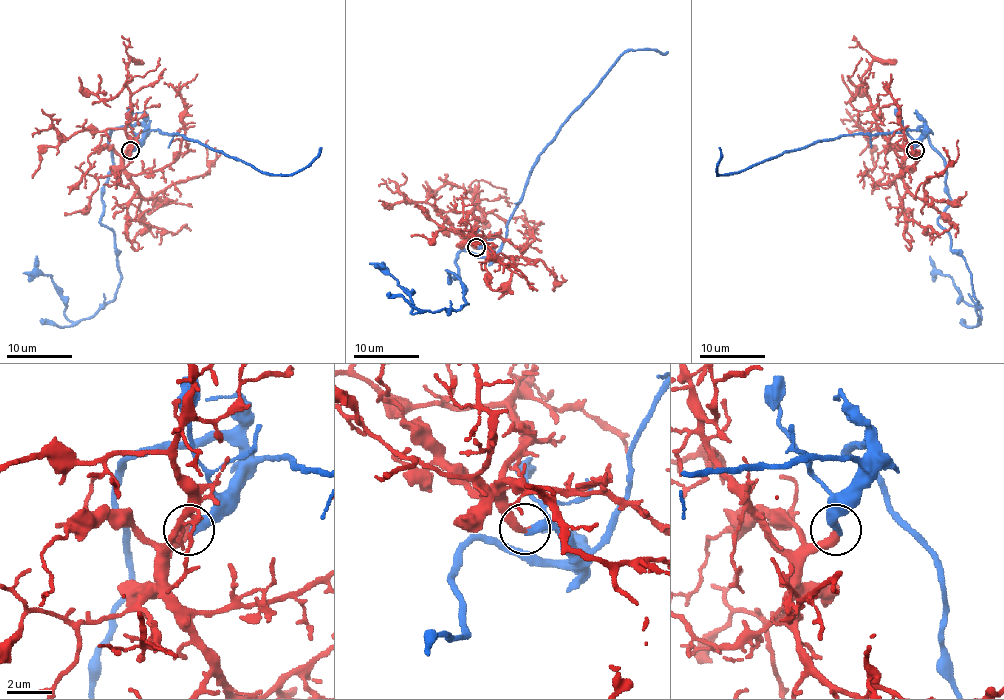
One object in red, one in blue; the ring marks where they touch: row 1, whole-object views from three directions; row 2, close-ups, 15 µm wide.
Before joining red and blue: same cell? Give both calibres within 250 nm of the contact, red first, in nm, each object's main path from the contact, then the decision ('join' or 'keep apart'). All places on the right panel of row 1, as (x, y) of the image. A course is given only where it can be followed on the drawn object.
calibres 420 and 320 nm; course red (914, 150), (906, 158), (903, 175), (914, 160), (914, 153), (900, 122), (898, 104), (890, 90), (890, 73); course blue (914, 150), (924, 124), (950, 202), (937, 222), (981, 318), (949, 276), (931, 272); join

